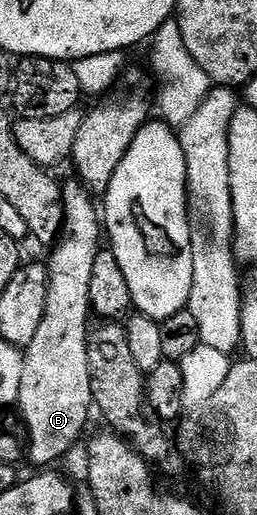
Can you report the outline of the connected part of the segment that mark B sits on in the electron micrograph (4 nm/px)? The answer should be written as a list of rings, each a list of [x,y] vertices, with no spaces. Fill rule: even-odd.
[[[79,181],[73,183],[62,184],[63,188],[63,233],[61,238],[50,248],[51,259],[46,260],[47,276],[49,277],[49,297],[45,301],[45,317],[41,317],[41,325],[37,329],[37,333],[33,337],[33,341],[29,341],[29,345],[23,351],[23,368],[21,369],[21,389],[19,390],[19,402],[17,410],[23,414],[23,423],[27,426],[27,439],[25,443],[25,455],[28,460],[32,459],[36,463],[36,468],[47,469],[50,463],[58,461],[62,455],[67,455],[71,451],[71,446],[78,441],[83,435],[83,430],[87,427],[87,418],[90,417],[91,411],[93,412],[93,404],[91,402],[91,374],[89,373],[89,353],[87,352],[87,333],[89,330],[89,322],[87,318],[92,318],[93,312],[91,310],[90,301],[90,282],[92,280],[93,263],[101,250],[99,244],[99,235],[101,239],[101,211],[94,203],[91,191]]]

